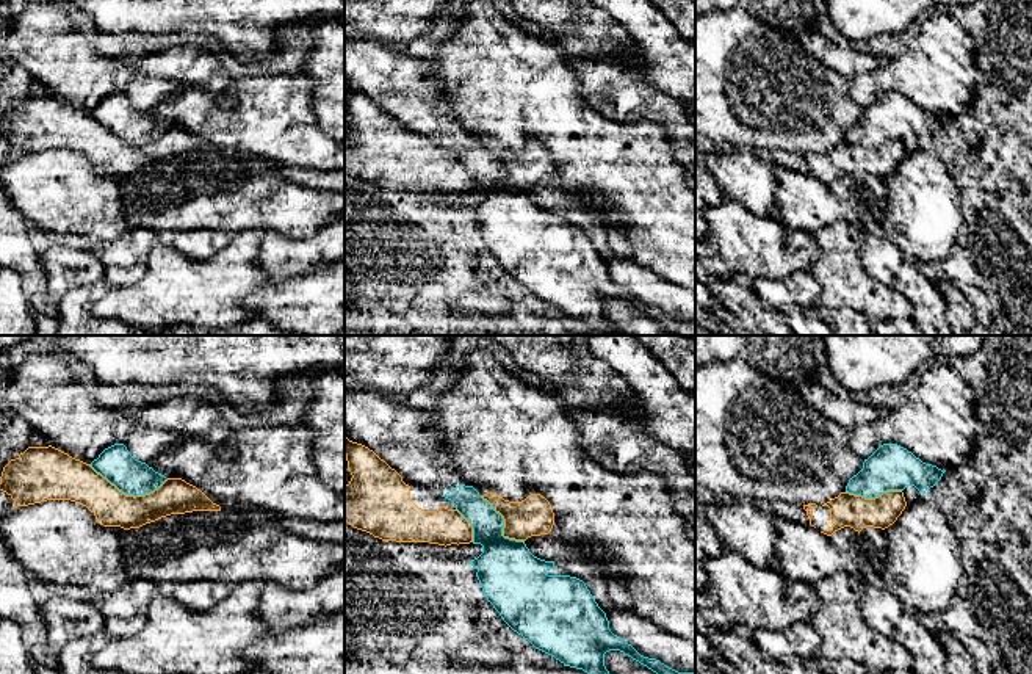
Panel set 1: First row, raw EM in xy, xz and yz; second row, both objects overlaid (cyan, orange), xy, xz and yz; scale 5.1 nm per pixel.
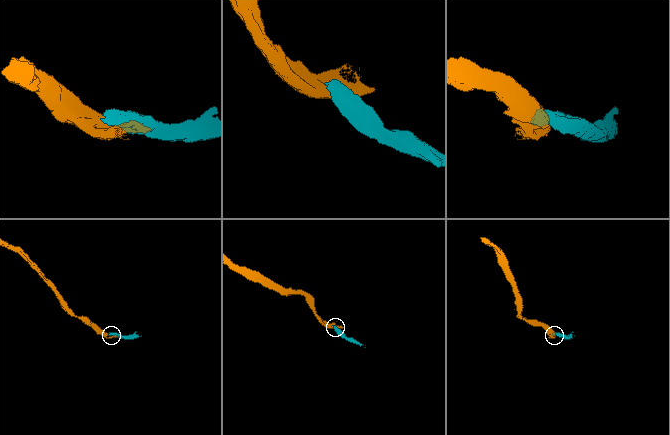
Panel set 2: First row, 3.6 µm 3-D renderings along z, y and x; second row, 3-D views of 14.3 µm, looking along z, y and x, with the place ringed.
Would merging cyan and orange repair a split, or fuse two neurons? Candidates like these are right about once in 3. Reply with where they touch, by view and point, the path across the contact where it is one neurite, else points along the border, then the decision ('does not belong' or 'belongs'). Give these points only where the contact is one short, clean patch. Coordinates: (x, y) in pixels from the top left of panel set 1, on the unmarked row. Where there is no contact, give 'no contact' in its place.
meets cyan in xy at (129, 143); does not belong

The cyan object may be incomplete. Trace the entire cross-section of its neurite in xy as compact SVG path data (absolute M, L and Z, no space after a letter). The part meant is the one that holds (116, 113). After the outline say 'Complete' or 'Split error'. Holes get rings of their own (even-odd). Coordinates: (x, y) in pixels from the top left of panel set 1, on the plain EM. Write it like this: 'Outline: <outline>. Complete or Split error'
Outline: M124 92L105 97L91 116L127 144L146 144L168 127L135 108Z. Complete

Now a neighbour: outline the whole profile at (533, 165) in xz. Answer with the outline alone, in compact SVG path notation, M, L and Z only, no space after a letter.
M492 141L481 146L503 165L504 187L526 190L531 185L548 183L554 174L553 157L540 143L531 143L521 150L509 150Z

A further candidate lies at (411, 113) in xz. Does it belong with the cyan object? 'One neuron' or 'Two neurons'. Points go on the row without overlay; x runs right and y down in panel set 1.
One neuron

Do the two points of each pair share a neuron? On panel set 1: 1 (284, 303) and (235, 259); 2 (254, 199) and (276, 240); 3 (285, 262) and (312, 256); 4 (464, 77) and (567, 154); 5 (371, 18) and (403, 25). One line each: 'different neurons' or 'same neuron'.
1: different neurons
2: different neurons
3: same neuron
4: same neuron
5: same neuron

